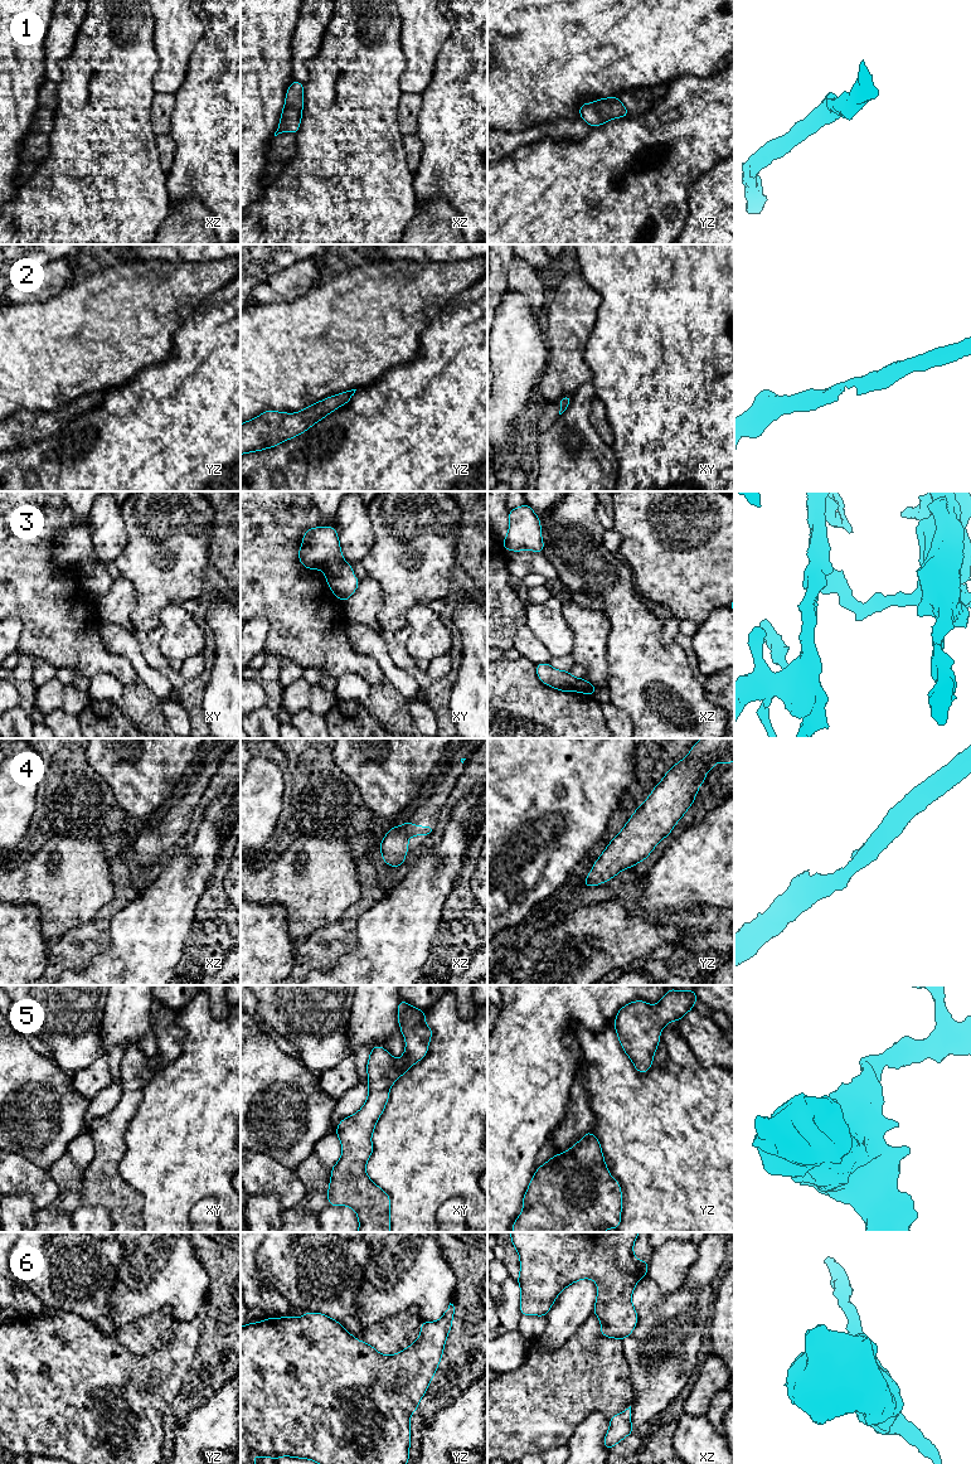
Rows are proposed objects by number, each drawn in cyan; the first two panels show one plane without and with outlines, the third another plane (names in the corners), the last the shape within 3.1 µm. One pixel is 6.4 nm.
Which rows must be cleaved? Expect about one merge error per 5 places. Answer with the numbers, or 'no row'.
3

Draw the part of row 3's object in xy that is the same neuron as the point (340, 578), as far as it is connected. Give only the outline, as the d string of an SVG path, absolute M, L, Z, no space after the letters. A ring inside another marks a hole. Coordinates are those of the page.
M341 559L340 563L329 564L324 568L324 575L329 588L343 602L348 601L359 586L359 580L353 573L353 566L345 559Z

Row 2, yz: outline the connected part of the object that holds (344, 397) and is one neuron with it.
M356 389L330 396L297 413L268 409L241 425L241 455L276 447L286 440L298 436L325 418L329 413L346 404Z

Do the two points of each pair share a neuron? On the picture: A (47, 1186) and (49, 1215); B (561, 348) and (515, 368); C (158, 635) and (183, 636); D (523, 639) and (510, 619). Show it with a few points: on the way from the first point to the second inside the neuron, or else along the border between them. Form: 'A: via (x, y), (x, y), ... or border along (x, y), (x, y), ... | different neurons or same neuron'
A: border along (48, 1206), (35, 1212) | different neurons
B: border along (544, 329), (548, 359), (544, 372), (538, 381) | different neurons
C: border along (160, 623), (164, 628), (164, 636), (159, 644) | different neurons
D: border along (525, 624), (516, 631), (513, 645) | different neurons

